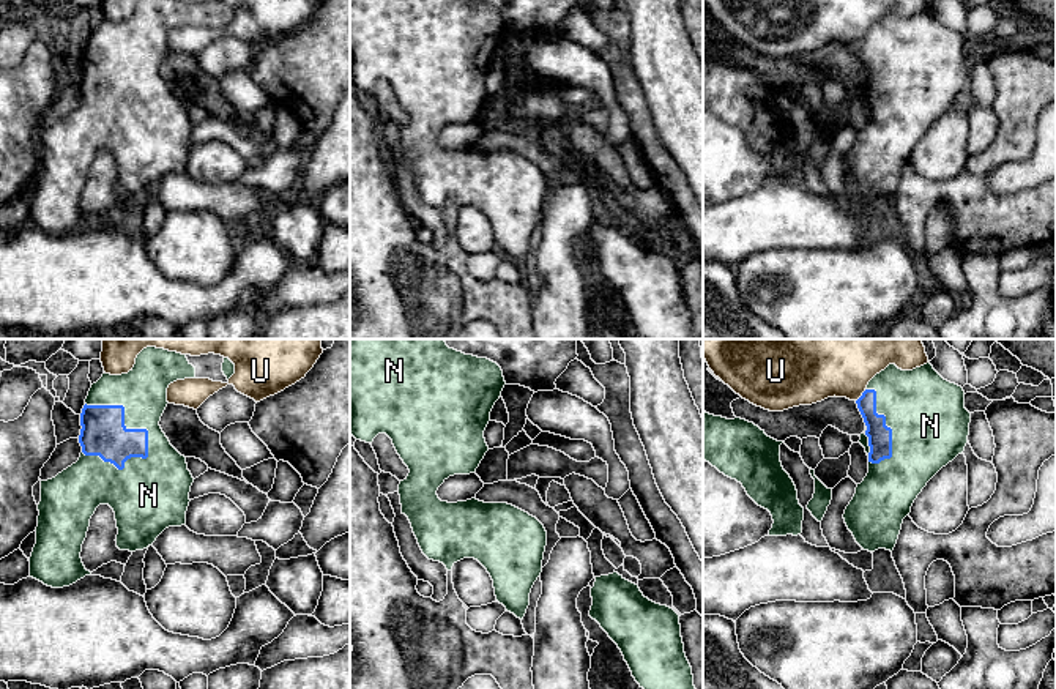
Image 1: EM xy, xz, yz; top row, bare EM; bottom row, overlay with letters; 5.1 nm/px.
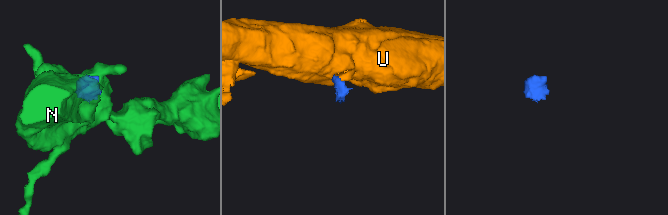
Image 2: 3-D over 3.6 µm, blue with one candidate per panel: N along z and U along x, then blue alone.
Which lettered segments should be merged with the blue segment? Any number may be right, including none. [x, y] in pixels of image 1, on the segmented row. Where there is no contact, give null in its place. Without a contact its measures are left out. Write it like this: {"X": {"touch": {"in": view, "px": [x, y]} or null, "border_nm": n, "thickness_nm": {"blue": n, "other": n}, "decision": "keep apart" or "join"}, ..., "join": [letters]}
{"N": {"touch": {"in": "xy", "px": [123, 421]}, "border_nm": 420, "thickness_nm": {"blue": 220, "other": 240}, "decision": "join"}, "U": {"touch": {"in": "yz", "px": [861, 396]}, "border_nm": 80, "thickness_nm": {"blue": 130, "other": 440}, "decision": "keep apart"}, "join": ["N"]}

